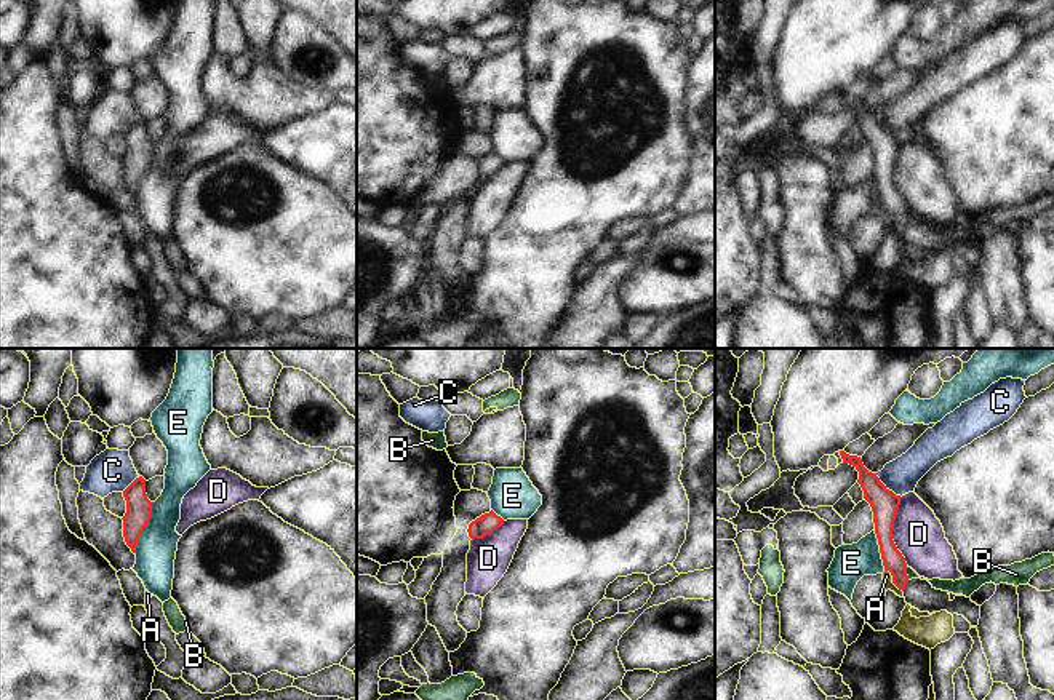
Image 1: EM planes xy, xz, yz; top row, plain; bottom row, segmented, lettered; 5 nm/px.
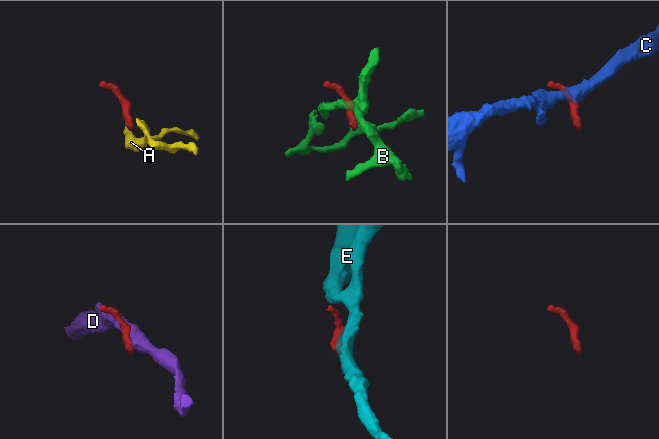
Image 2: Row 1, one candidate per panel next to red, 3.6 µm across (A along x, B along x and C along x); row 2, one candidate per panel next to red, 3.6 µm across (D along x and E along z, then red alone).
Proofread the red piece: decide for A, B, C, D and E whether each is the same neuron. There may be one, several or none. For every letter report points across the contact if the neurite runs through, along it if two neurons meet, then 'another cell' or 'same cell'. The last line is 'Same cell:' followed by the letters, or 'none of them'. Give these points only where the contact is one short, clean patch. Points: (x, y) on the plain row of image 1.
A: way yz (893, 202), (893, 222), (886, 218); same cell
B: border yz (906, 208), (909, 221); another cell
C: border yz (875, 115), (890, 131), (901, 138); another cell
D: border yz (899, 139), (893, 184), (907, 206); another cell
E: border xy (154, 144), (151, 162), (138, 182), (135, 195); another cell
Same cell: A

